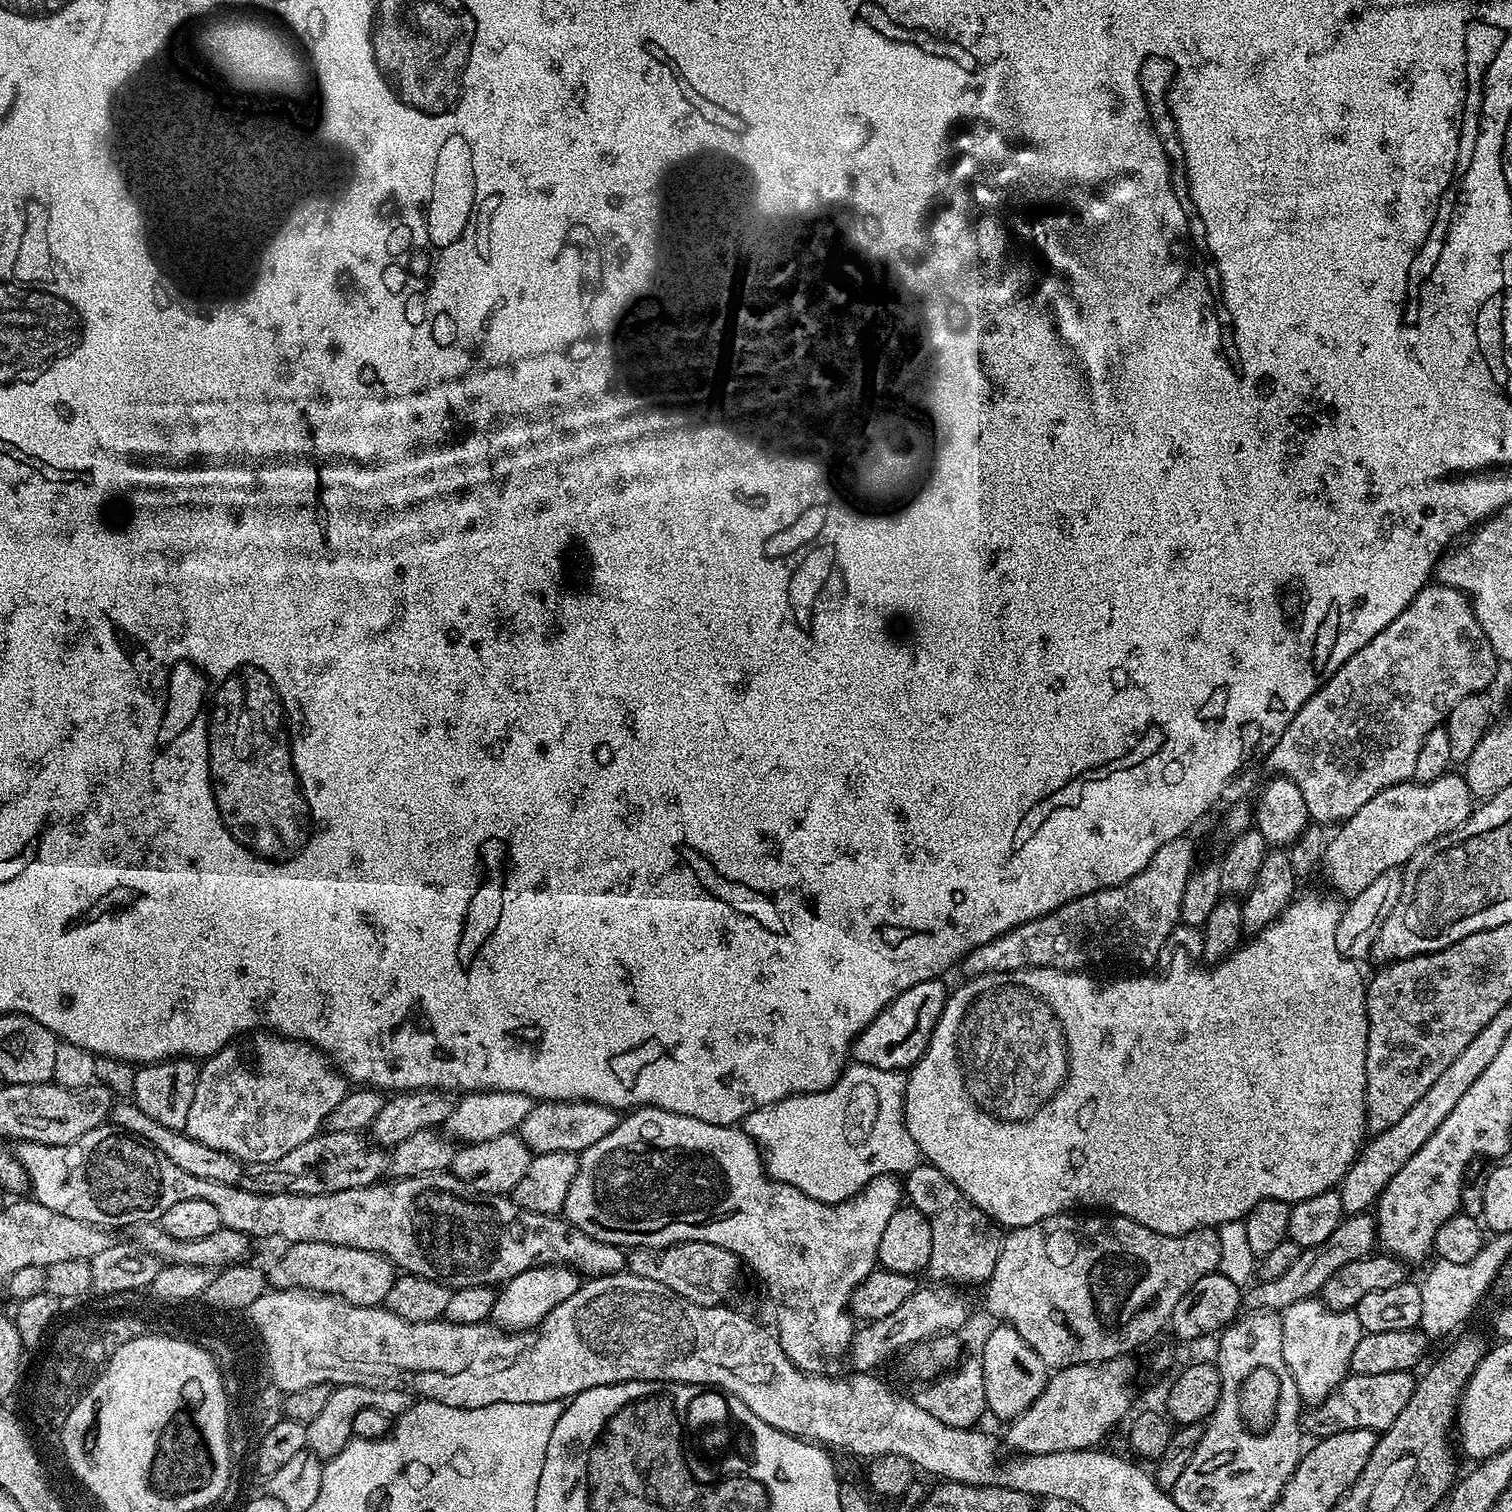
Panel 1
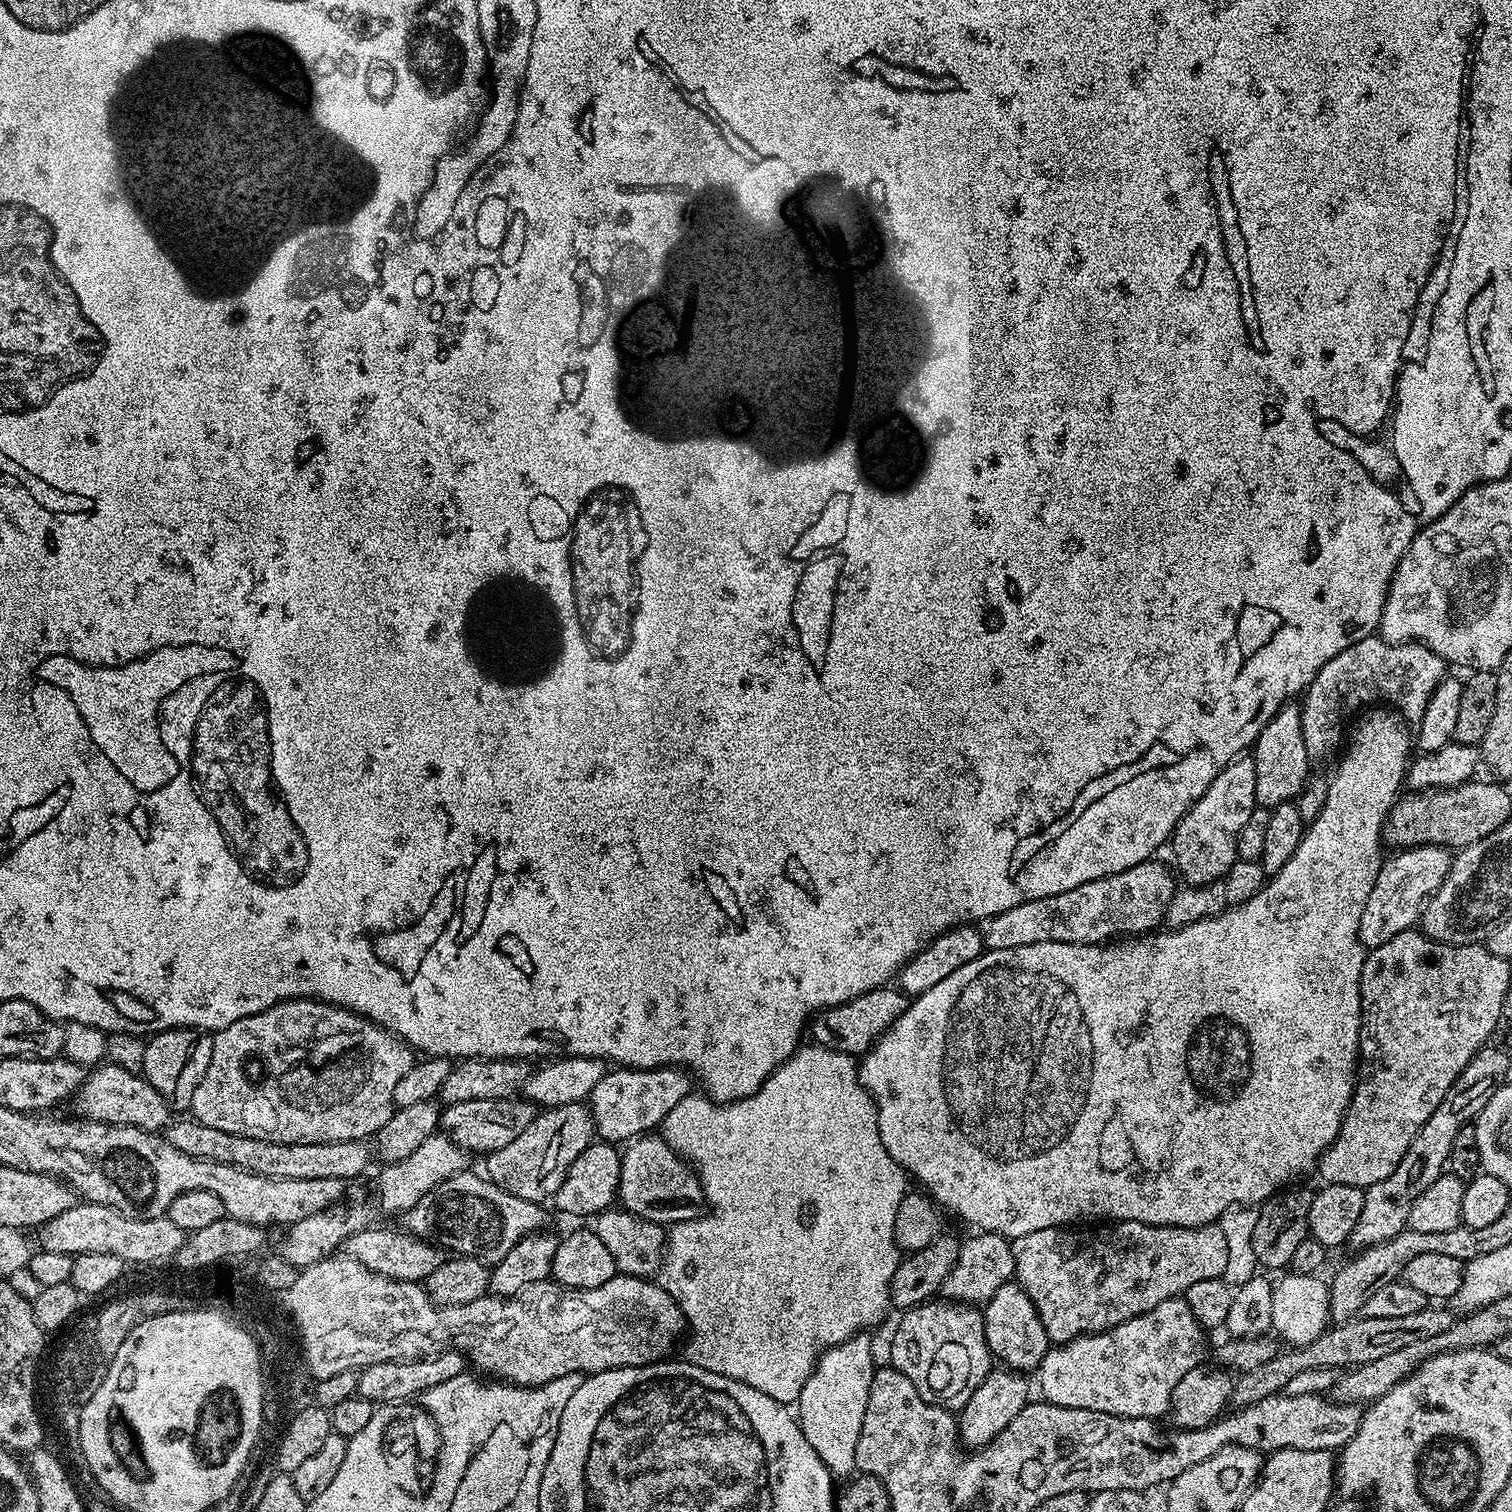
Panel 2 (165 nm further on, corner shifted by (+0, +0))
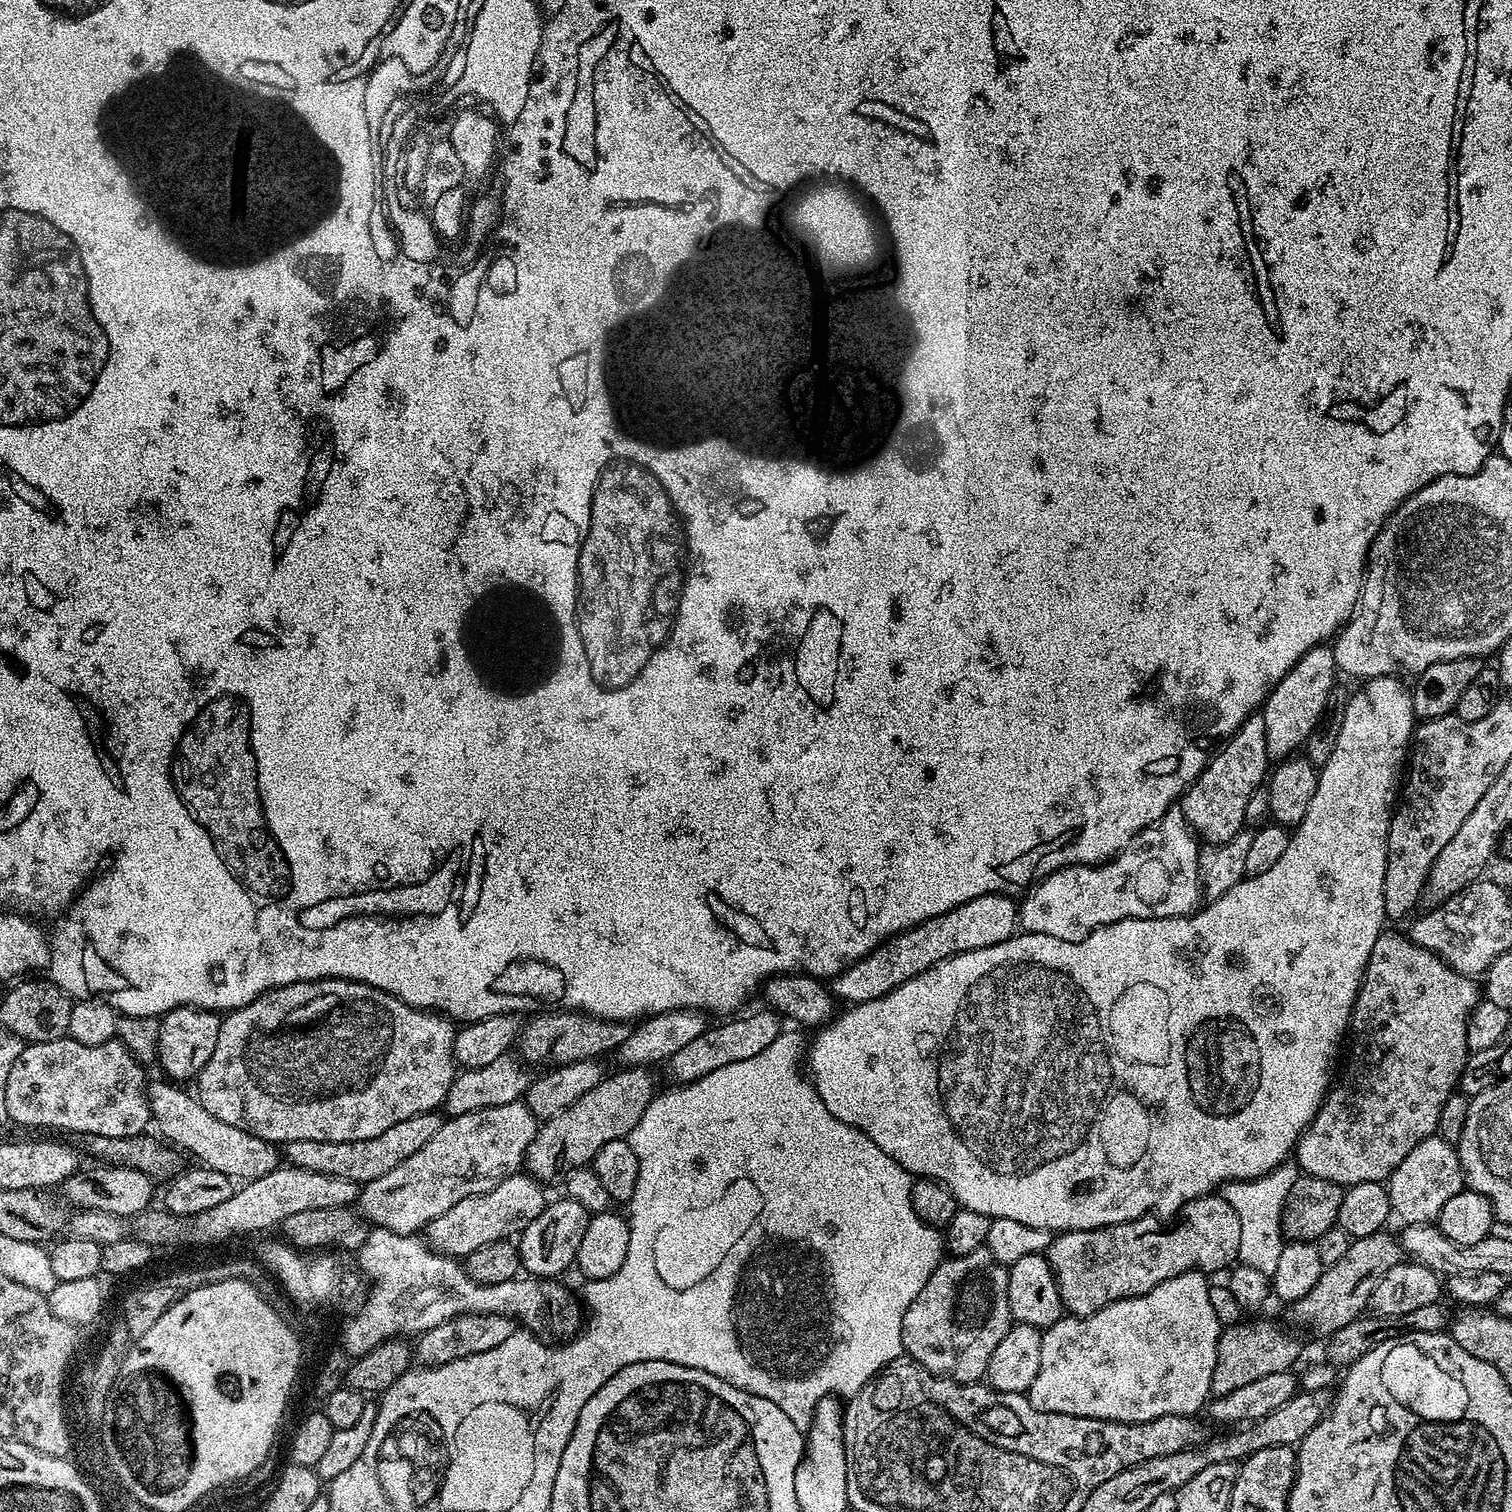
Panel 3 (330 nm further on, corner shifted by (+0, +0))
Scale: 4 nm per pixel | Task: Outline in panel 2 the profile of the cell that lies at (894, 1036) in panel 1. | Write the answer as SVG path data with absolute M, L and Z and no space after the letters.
M885 986L864 992L850 1002L842 1002L833 1008L822 1008L810 1021L810 1036L823 1048L838 1050L853 1058L863 1057L864 1053L880 1039L880 1035L903 1014L910 1000L896 986Z

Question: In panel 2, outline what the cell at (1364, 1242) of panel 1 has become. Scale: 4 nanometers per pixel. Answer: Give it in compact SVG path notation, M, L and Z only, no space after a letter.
M1492 1047L1479 1048L1470 1062L1466 1062L1462 1074L1458 1074L1450 1090L1446 1090L1442 1102L1438 1102L1438 1110L1434 1110L1434 1114L1426 1118L1425 1125L1413 1137L1406 1154L1402 1154L1402 1162L1394 1166L1394 1174L1389 1174L1387 1178L1382 1178L1382 1182L1374 1182L1374 1186L1363 1189L1362 1214L1347 1241L1354 1246L1353 1249L1369 1248L1378 1242L1386 1242L1409 1227L1408 1219L1415 1200L1446 1172L1450 1146L1454 1146L1458 1130L1473 1123L1496 1089L1505 1083L1509 1053L1503 1047Z

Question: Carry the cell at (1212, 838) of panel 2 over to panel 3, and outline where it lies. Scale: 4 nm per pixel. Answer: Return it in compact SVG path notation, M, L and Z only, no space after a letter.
M1266 742L1254 752L1242 752L1242 774L1234 782L1193 782L1185 790L1178 807L1183 812L1185 822L1205 845L1225 844L1234 838L1234 834L1245 831L1246 805L1250 803L1250 794L1265 783L1270 772L1270 759Z

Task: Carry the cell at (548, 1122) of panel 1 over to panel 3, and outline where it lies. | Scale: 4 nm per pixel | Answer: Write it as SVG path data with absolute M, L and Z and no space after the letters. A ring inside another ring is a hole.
M771 1010L764 1012L752 1012L749 1016L737 1015L735 1018L728 1018L725 1024L716 1024L705 1027L694 1042L682 1046L678 1054L674 1054L666 1062L666 1069L673 1076L677 1085L692 1084L698 1078L706 1078L706 1074L720 1069L722 1066L730 1066L730 1062L746 1062L746 1058L754 1058L754 1054L762 1054L774 1038L778 1038L782 1031L781 1017ZM740 1016L740 1017L739 1017ZM736 1019L737 1020L732 1020ZM781 1024L781 1025L780 1025Z

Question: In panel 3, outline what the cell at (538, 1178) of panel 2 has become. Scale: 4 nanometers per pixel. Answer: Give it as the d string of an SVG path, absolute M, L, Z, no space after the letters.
M647 1067L619 1071L613 1076L612 1073L605 1075L600 1084L582 1094L574 1106L562 1110L562 1114L543 1121L537 1127L536 1136L524 1156L527 1175L535 1176L541 1182L549 1182L555 1176L563 1177L574 1168L591 1165L606 1142L622 1140L631 1134L642 1114L646 1114L646 1106L650 1106L652 1097L657 1095L658 1087Z

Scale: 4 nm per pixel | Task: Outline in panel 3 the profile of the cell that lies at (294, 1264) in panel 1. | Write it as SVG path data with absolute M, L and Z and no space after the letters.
M515 1174L505 1177L500 1184L485 1193L473 1194L457 1202L422 1229L423 1239L430 1247L453 1258L467 1258L474 1250L490 1246L490 1242L519 1237L520 1233L542 1214L546 1203L545 1185L535 1176Z

